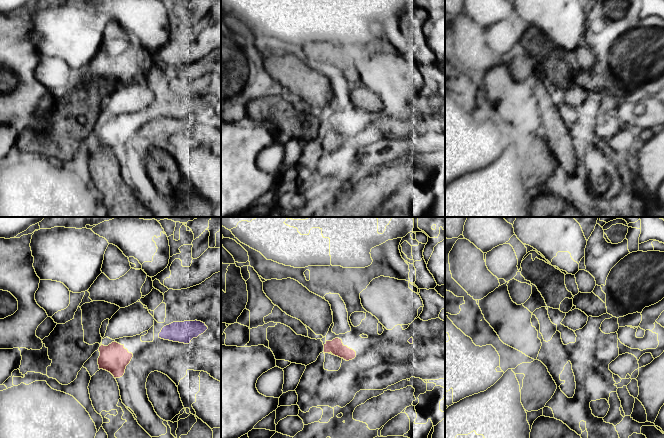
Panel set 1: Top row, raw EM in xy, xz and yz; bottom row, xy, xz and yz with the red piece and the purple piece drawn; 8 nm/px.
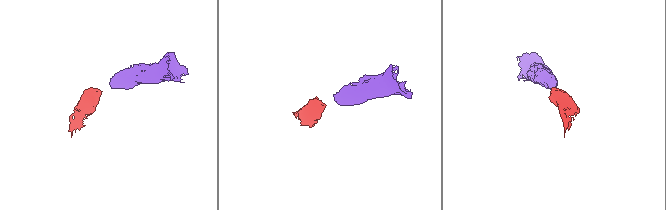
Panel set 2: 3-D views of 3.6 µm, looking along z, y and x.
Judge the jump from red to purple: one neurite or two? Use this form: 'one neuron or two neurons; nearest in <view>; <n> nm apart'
one neuron; nearest in xy; 260 nm apart

